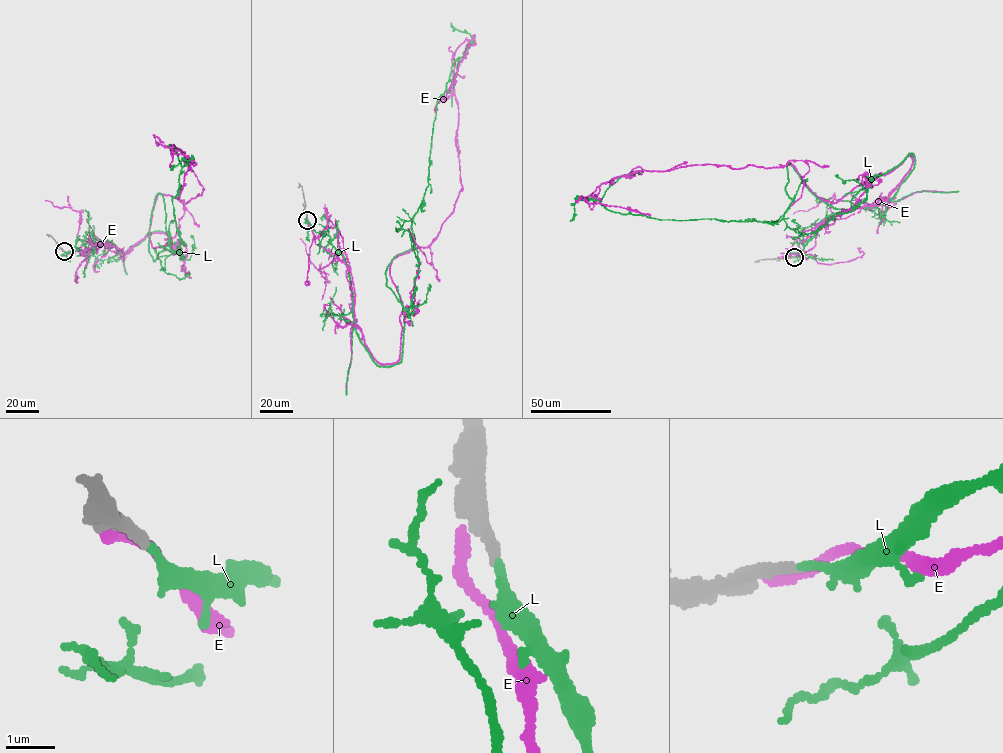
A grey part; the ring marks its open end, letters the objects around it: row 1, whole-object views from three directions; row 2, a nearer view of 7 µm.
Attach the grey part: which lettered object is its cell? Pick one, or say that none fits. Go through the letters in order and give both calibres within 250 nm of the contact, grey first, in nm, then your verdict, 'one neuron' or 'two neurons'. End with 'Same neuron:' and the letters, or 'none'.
E: calibres 440 and 190 nm; two neurons
L: calibres 240 and 160 nm; one neuron
Same neuron: L

